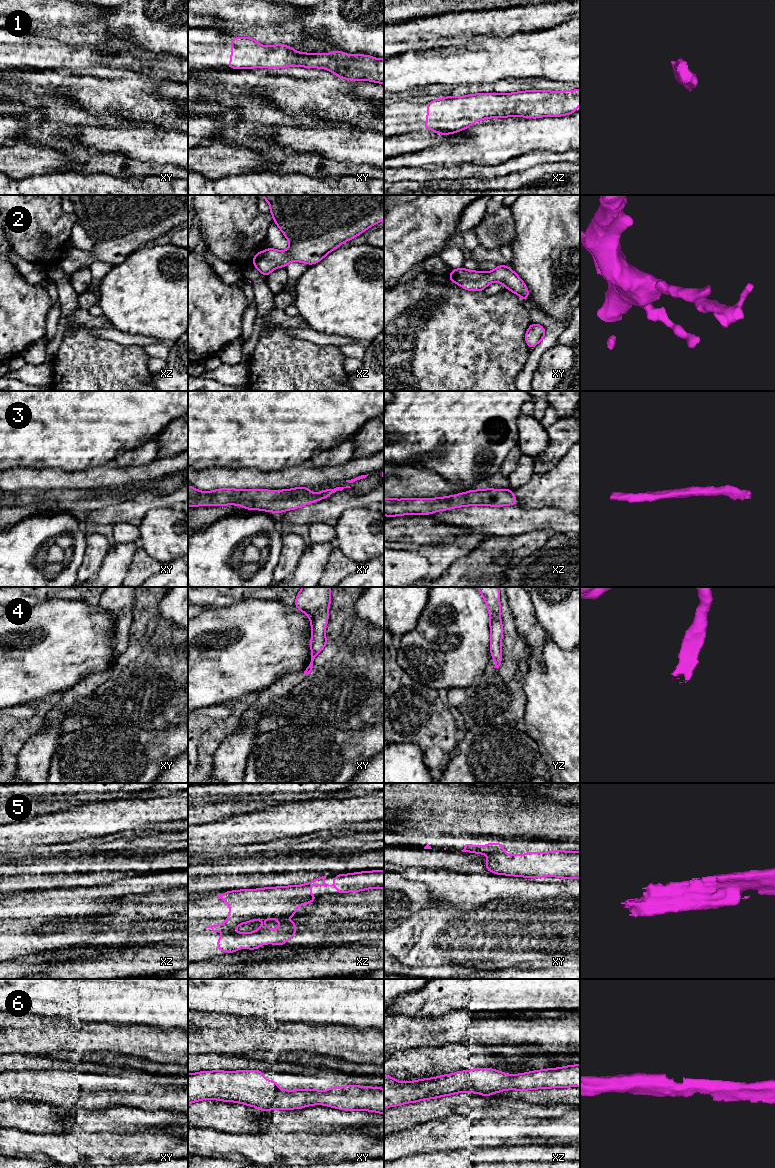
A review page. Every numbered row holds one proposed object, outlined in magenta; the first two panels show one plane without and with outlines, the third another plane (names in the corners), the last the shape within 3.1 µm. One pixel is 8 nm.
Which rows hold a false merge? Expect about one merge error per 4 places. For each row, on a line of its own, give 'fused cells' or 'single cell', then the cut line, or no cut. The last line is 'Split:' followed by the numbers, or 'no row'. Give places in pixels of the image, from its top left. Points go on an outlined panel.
1: single cell | no cut
2: single cell | no cut
3: single cell | no cut
4: single cell | no cut
5: single cell | no cut
6: single cell | no cut
Split: no row

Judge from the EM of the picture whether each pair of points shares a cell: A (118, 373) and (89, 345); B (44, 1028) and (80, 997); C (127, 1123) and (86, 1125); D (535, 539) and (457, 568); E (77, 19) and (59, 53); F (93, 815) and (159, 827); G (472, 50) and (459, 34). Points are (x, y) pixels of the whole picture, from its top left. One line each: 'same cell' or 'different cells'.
A: same cell
B: different cells
C: same cell
D: same cell
E: different cells
F: different cells
G: different cells

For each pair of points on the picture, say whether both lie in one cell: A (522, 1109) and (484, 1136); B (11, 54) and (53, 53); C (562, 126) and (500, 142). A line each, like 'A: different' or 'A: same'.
A: different
B: same
C: same

